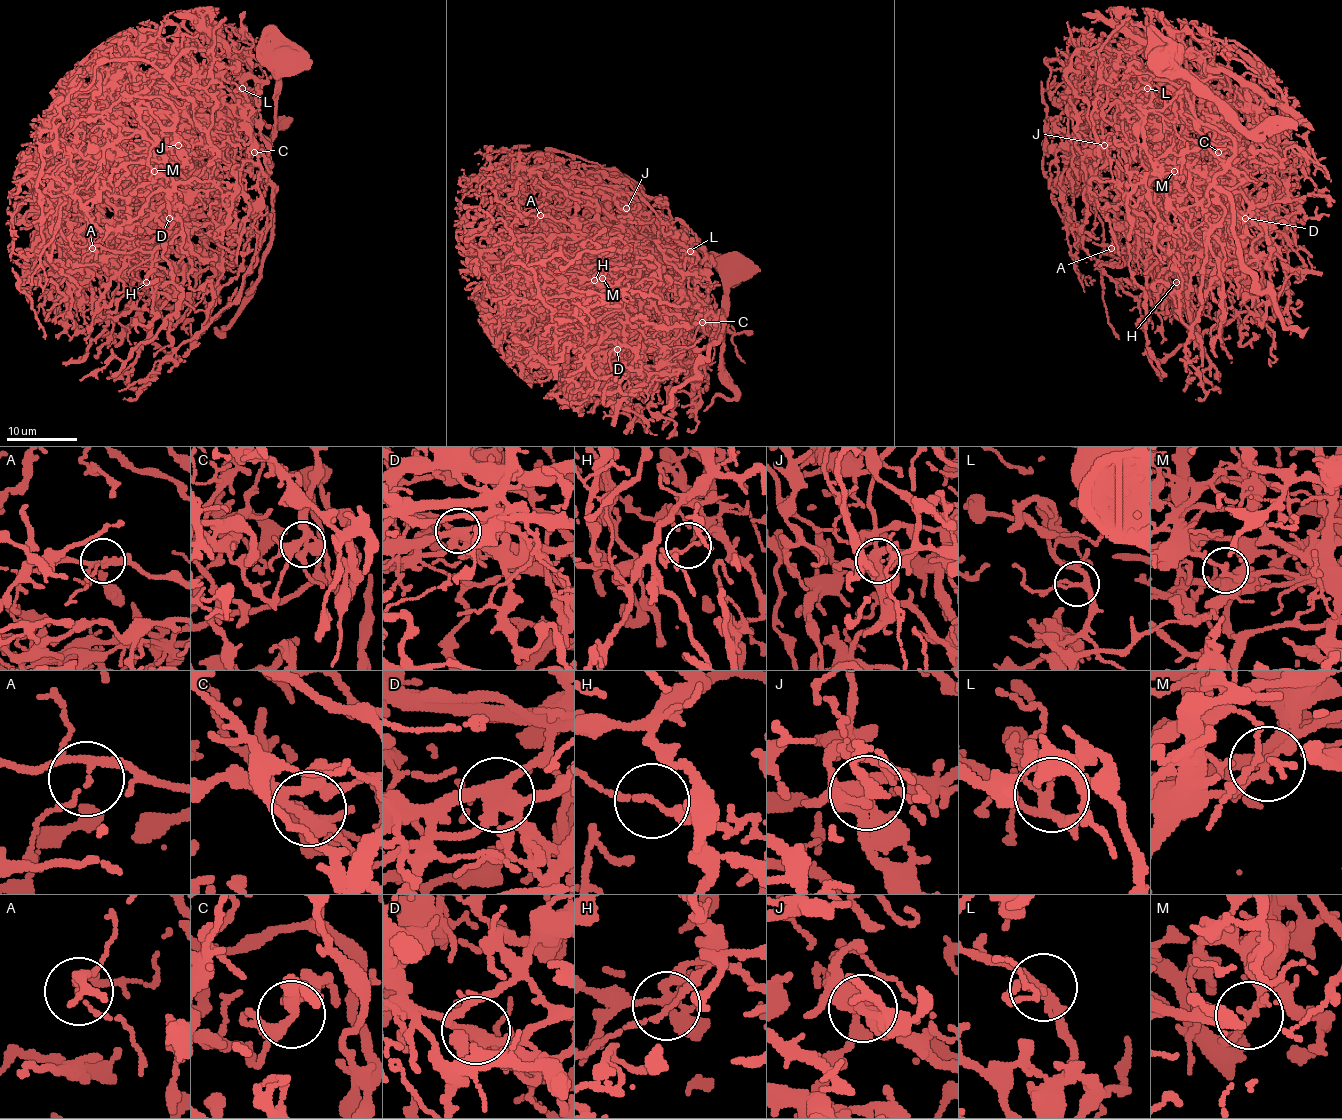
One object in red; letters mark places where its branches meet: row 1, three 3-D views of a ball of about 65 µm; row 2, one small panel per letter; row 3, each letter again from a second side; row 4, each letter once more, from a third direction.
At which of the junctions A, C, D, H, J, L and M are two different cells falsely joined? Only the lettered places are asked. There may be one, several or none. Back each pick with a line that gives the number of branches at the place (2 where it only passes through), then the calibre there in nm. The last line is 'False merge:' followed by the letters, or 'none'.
D: branches 5; calibre 360 nm
H: branches 2; calibre 140 nm
J: branches 4; calibre 440 nm
M: branches 2; calibre 200 nm
False merge: D, H, J, M

